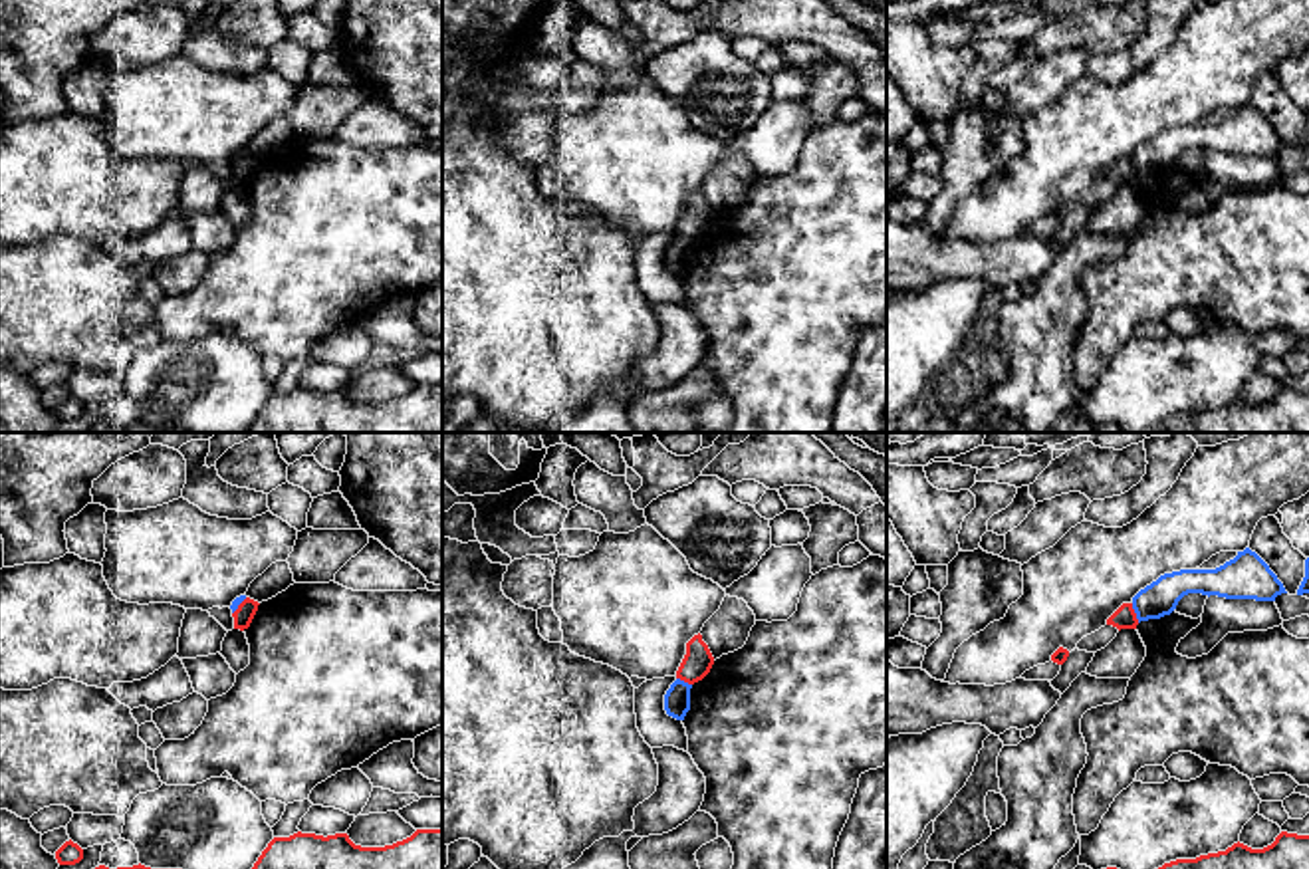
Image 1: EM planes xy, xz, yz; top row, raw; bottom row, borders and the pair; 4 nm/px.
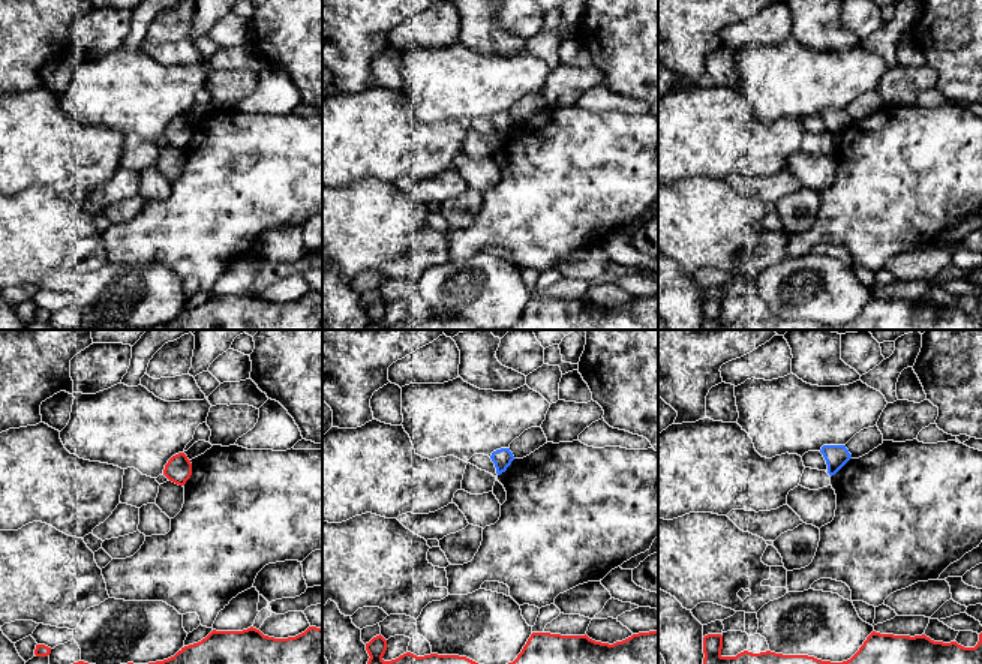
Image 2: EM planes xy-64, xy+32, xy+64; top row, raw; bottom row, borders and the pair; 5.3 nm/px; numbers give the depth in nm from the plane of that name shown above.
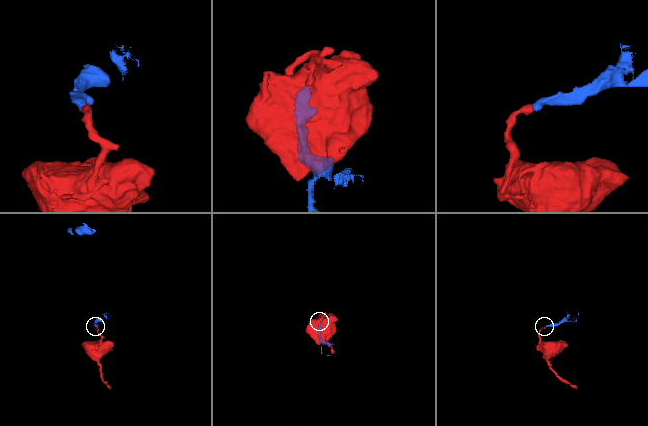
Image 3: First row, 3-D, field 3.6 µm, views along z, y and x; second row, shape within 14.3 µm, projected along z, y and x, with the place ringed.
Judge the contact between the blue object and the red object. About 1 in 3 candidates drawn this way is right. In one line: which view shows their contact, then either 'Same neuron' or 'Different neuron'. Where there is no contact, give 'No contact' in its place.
Touches blue in yz. Different neuron

